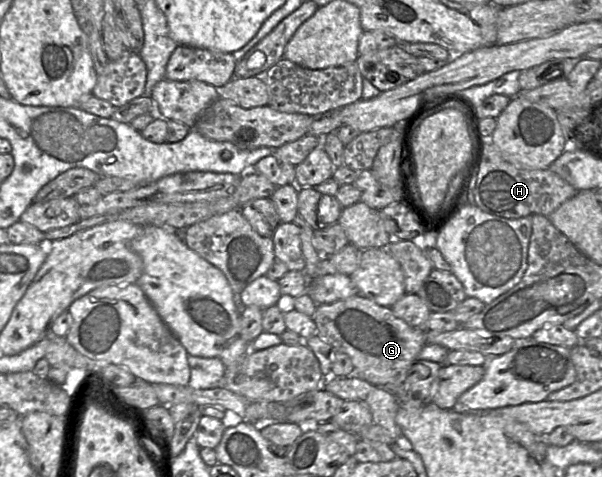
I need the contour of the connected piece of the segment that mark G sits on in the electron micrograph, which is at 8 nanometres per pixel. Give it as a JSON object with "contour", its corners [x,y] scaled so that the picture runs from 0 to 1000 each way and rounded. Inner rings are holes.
{"contour":[[[595,614],[553,635],[527,639],[518,667],[525,700],[556,736],[583,751],[586,778],[575,790],[593,790],[626,811],[666,792],[708,723],[709,692],[704,686],[679,681],[656,662],[648,644],[633,642]]]}

